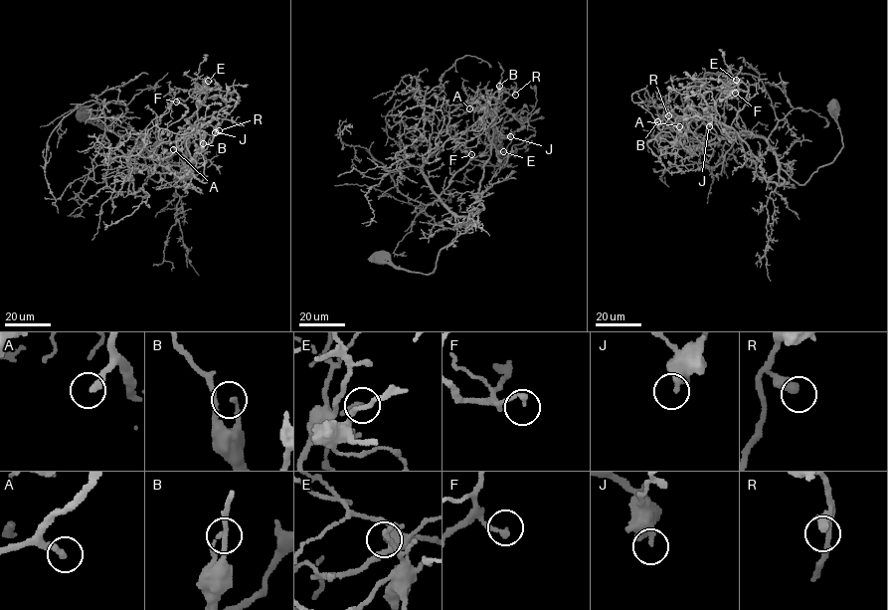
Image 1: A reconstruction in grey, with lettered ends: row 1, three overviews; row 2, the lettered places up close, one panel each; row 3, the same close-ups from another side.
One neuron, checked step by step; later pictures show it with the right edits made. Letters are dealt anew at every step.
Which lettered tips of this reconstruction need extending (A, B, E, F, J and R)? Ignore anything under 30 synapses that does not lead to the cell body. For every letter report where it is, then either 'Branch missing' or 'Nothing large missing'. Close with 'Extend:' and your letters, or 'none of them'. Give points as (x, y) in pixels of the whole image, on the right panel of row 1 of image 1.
A: Place: (679, 126). Branch missing
B: Place: (657, 121). Nothing large missing
E: Place: (736, 80). Nothing large missing
F: Place: (735, 93). Nothing large missing
J: Place: (709, 126). Nothing large missing
R: Place: (668, 115). Nothing large missing
Extend: A

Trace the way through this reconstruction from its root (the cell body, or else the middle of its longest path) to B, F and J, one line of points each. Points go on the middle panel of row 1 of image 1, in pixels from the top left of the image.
B: (378, 259), (434, 271), (456, 235), (440, 196), (492, 140), (494, 116), (482, 105), (499, 86)
F: (378, 259), (434, 271), (456, 235), (440, 196), (451, 154), (471, 154)
J: (378, 259), (411, 272), (434, 271), (438, 253), (456, 235), (455, 218), (440, 196), (495, 133), (510, 136)

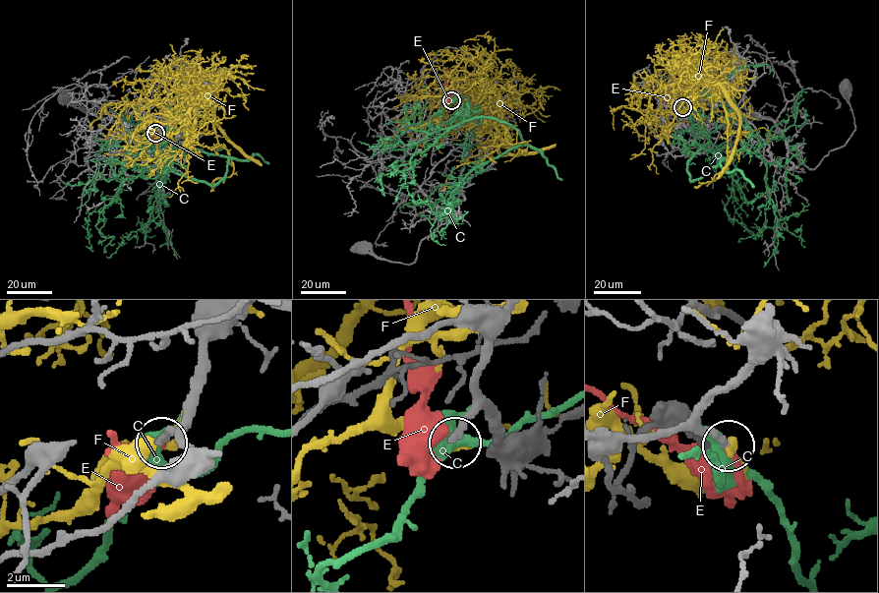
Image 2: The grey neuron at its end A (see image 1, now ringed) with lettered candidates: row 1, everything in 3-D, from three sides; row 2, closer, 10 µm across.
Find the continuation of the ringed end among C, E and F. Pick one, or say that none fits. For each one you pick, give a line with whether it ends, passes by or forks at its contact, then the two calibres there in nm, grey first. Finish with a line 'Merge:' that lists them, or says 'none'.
E: it ends; calibres 280 and 240 nm
Merge: E

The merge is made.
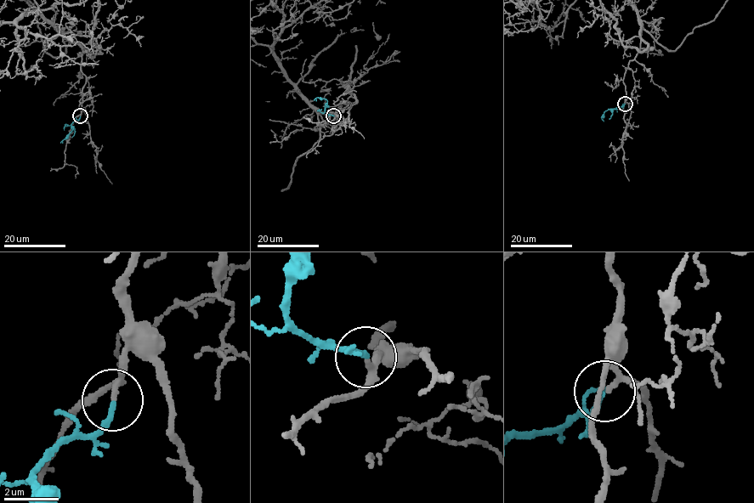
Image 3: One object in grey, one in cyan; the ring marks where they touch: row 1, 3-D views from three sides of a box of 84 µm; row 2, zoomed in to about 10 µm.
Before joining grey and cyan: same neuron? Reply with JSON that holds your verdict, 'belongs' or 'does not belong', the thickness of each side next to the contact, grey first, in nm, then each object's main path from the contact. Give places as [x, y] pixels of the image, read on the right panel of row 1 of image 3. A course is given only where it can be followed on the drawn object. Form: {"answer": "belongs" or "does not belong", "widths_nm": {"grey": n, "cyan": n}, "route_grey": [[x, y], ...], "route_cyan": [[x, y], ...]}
{"answer": "belongs", "widths_nm": {"grey": 150, "cyan": 190}, "route_grey": [[625, 104], [623, 78], [640, 48], [640, 29], [675, 50]], "route_cyan": [[625, 104], [620, 109], [607, 110], [601, 117], [603, 121]]}

